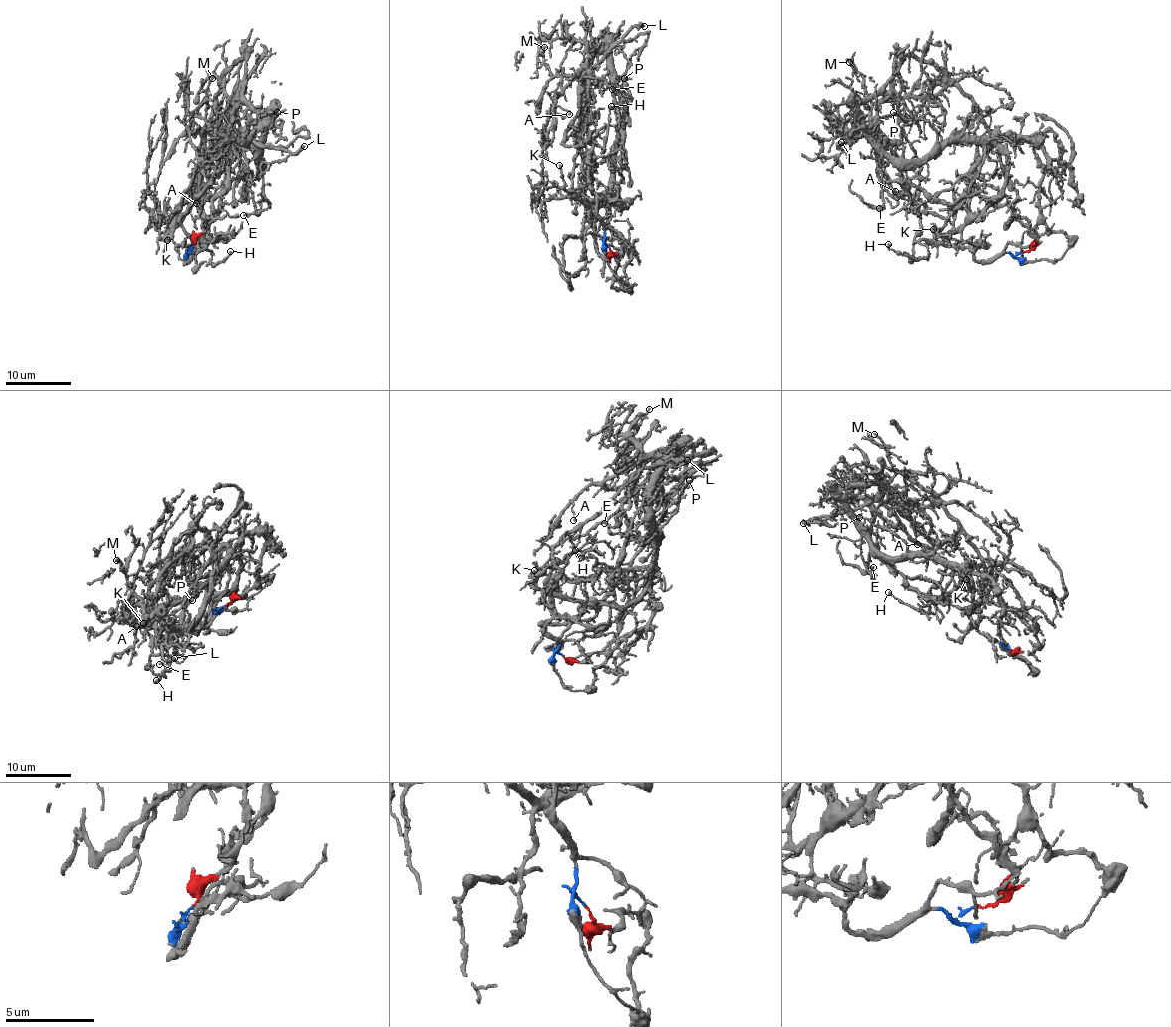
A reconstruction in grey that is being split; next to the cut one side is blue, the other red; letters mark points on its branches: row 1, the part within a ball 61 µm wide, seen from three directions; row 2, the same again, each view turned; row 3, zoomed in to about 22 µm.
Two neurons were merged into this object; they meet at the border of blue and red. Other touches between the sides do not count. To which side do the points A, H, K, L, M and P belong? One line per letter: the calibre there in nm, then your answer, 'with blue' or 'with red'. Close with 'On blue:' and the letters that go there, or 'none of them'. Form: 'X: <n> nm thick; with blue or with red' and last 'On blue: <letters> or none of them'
A: 130 nm thick; with red
H: 140 nm thick; with blue
K: 150 nm thick; with red
L: 320 nm thick; with blue
M: 160 nm thick; with red
P: 120 nm thick; with red
On blue: H, L

